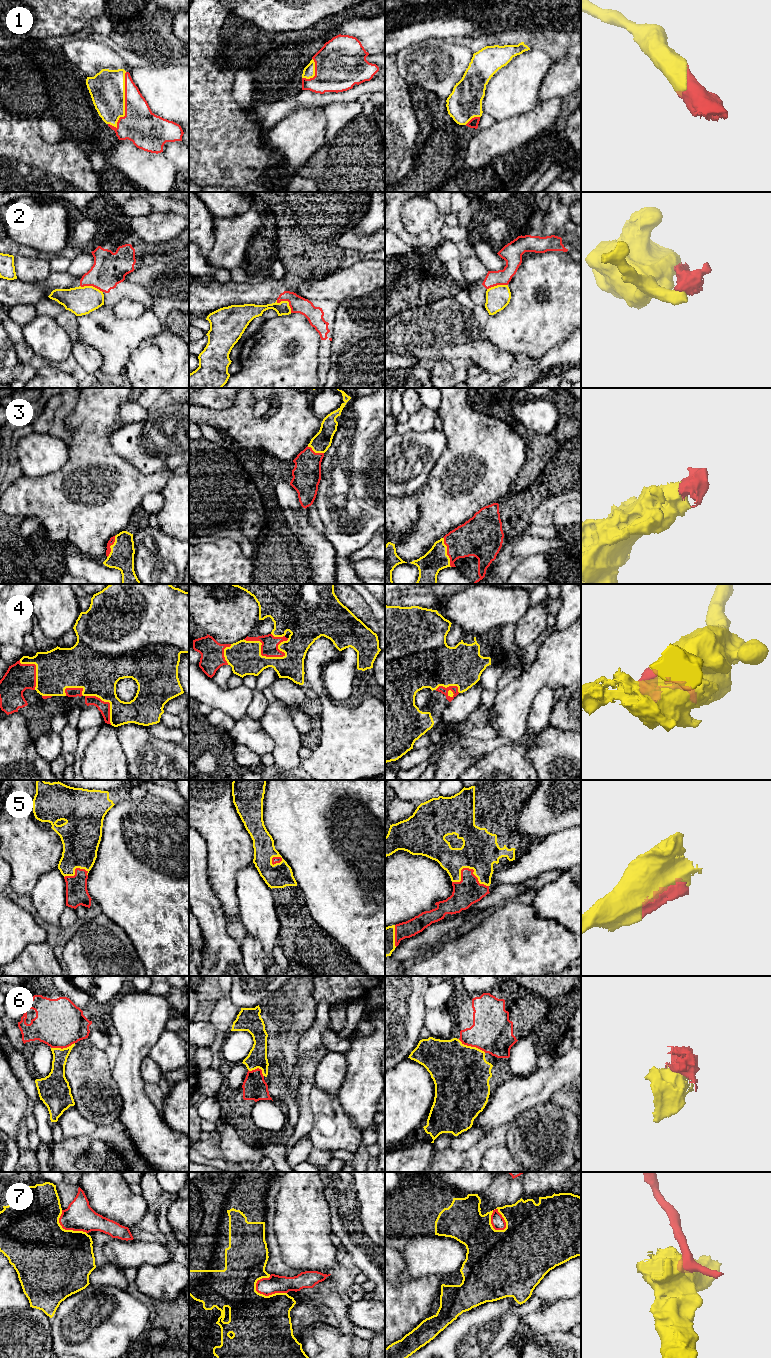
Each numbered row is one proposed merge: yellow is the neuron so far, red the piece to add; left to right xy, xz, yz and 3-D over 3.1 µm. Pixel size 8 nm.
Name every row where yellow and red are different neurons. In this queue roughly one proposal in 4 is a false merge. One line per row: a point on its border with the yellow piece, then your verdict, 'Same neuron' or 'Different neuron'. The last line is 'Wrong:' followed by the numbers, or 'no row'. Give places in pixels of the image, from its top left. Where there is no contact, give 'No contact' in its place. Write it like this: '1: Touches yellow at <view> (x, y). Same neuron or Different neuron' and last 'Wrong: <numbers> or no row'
1: Touches yellow at xy (124, 101). Same neuron
2: Touches yellow at xz (287, 301). Different neuron
3: Touches yellow at yz (446, 552). Same neuron
4: Touches yellow at xz (268, 657). Same neuron
5: Touches yellow at yz (469, 868). Same neuron
6: Touches yellow at yz (472, 1047). Same neuron
7: Touches yellow at xz (269, 1295). Different neuron
Wrong: 2, 7

